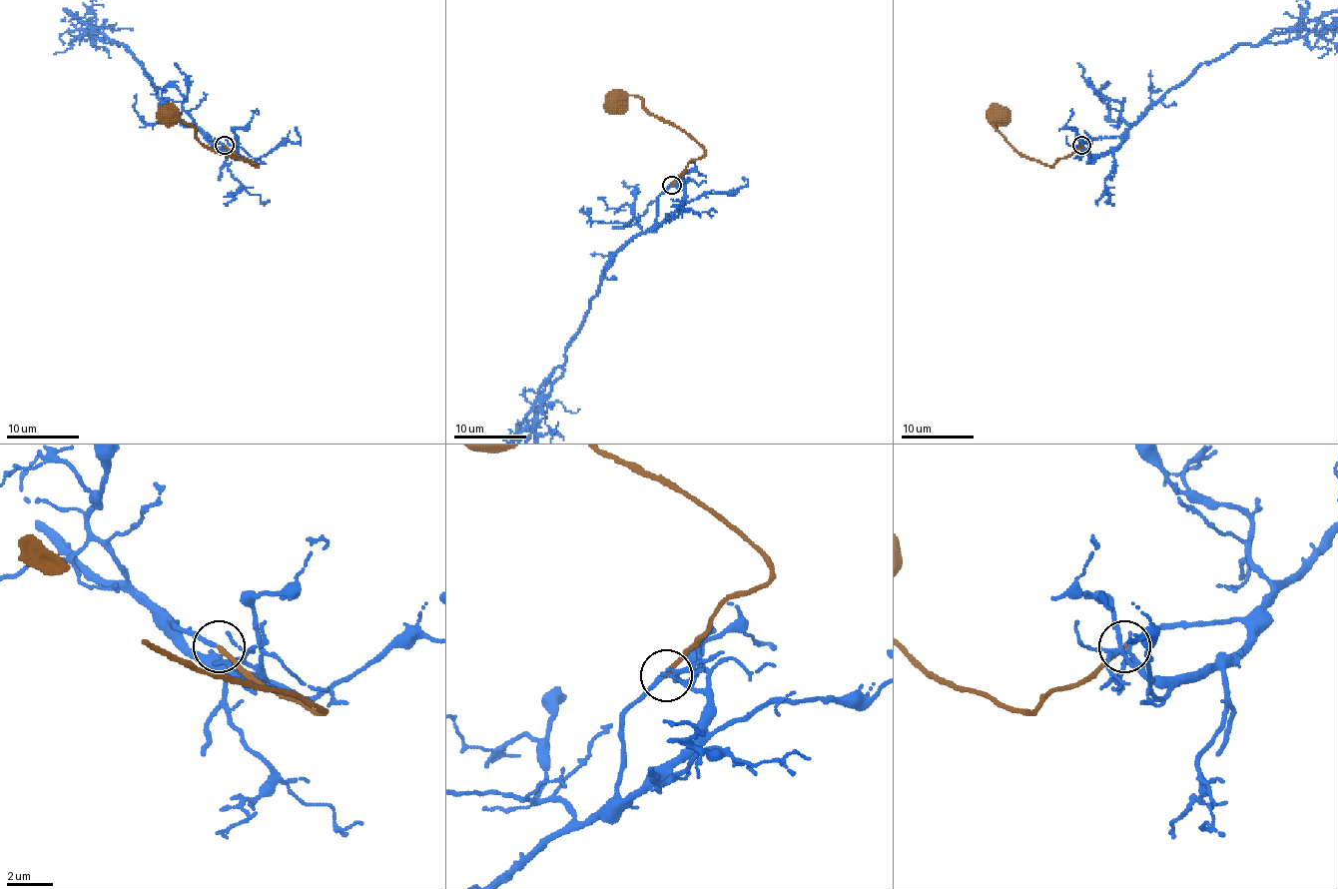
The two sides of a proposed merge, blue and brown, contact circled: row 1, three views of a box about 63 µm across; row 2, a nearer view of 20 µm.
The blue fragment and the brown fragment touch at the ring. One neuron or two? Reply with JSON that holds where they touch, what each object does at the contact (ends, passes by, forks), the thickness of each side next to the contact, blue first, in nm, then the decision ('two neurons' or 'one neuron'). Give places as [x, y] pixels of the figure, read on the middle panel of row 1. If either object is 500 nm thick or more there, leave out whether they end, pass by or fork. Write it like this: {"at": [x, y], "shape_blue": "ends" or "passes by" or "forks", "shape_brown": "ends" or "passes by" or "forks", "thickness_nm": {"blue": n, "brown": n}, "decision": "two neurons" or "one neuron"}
{"at": [671, 185], "shape_blue": "forks", "shape_brown": "ends", "thickness_nm": {"blue": 120, "brown": 220}, "decision": "one neuron"}

